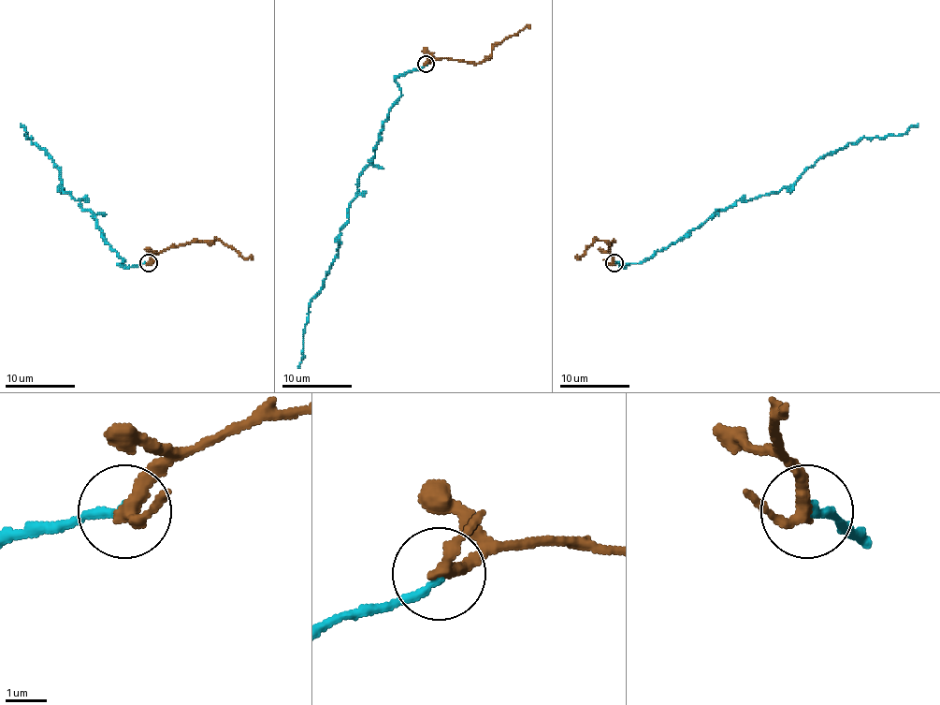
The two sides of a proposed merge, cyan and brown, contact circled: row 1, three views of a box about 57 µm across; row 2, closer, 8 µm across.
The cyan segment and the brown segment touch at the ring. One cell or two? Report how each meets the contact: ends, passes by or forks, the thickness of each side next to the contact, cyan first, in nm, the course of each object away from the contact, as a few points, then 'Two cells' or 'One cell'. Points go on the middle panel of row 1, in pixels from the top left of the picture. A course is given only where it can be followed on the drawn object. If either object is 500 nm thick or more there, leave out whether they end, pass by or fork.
At the ring cyan ends. At the ring brown passes by. Thickness 240 nm (cyan) against 320 nm. Course of cyan: (426, 65), (396, 79), (399, 100), (359, 181), (339, 231), (338, 256), (311, 300), (297, 368). Course of brown: (426, 64), (444, 58), (481, 64), (495, 46), (530, 24). One cell

